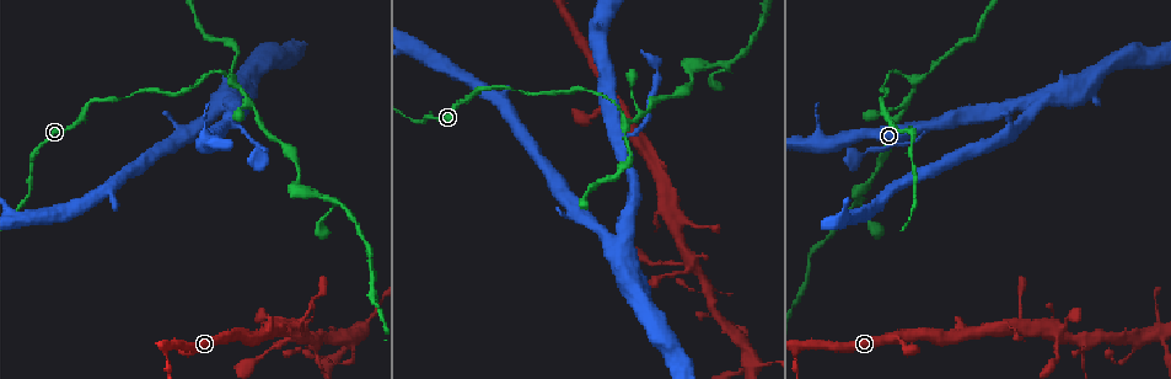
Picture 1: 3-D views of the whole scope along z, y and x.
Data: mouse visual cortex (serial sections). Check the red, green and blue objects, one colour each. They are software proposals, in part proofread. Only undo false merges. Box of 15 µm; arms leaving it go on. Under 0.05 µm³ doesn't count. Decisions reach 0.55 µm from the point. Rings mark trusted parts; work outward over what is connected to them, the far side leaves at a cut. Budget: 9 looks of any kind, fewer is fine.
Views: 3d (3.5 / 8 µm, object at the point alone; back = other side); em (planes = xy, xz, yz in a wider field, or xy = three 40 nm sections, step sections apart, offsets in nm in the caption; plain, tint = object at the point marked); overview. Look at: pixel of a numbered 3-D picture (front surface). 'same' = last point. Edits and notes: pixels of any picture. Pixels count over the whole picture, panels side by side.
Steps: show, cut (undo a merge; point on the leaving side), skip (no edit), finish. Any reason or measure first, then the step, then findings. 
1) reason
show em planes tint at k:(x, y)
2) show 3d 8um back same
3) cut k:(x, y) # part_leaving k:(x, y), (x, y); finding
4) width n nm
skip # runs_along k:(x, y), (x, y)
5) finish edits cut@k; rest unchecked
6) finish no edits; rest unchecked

three arms meet
show 3d 3.5um at 1:(643, 115)

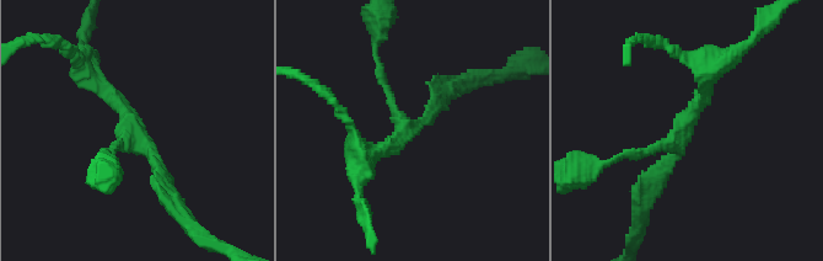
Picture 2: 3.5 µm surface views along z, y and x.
arms 3; arm_widths 100, 200, 200 nm; need the tissue
show em xy step 2 tint at 2:(406, 126)

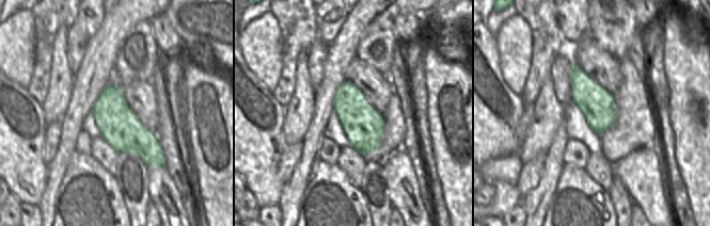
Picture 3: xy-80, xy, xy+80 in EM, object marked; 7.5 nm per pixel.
another direction
show em planes tint same

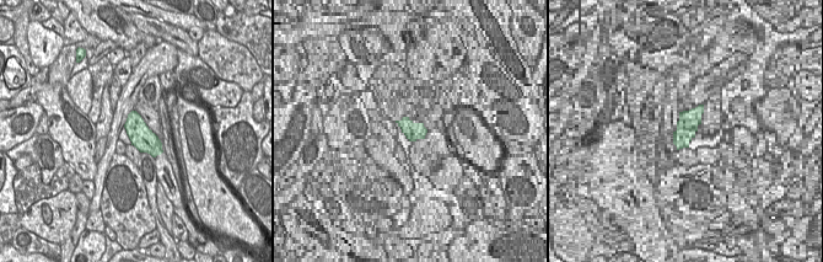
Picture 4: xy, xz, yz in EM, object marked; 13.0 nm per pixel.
skip # runs_along 2:(80, 68), (122, 106), (166, 190); continuous, no second cell

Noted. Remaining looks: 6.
abrupt turn
show 3d 3.5um back at 1:(619, 240)

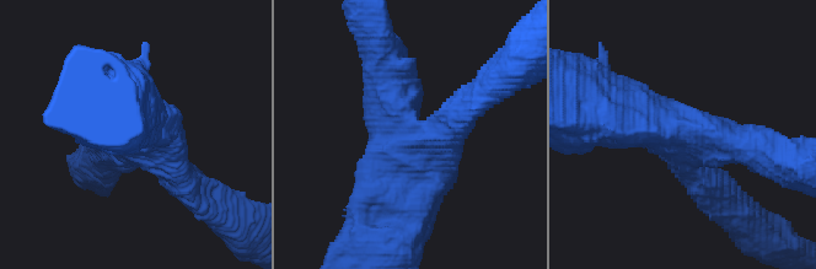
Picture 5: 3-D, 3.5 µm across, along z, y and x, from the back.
arms 3; arm_widths 400, 500, 700 nm
show em xy step 2 tint at 5:(407, 132)

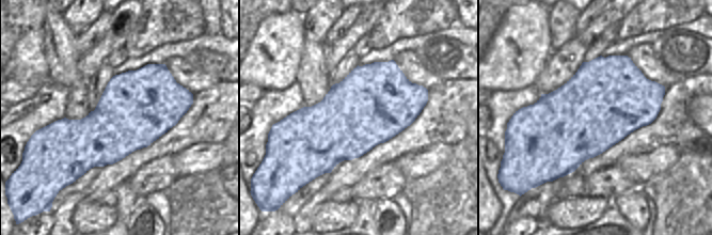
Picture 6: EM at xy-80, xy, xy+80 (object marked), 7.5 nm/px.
skip # one cell here

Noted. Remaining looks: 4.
side arm on a straight run
show 3d 3.5um back at 1:(315, 338)

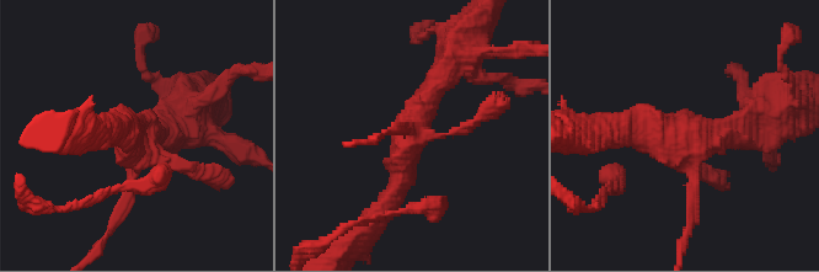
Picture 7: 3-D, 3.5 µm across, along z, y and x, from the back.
show em xy step 5 tint at 7:(417, 129)

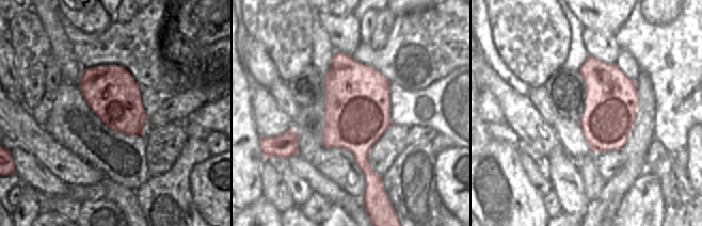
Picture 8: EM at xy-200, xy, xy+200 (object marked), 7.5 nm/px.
skip # runs_along 7:(456, 58), (407, 137), (389, 200); all the same cell

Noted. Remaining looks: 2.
thick turns thin
show 3d 3.5um at 1:(307, 315)

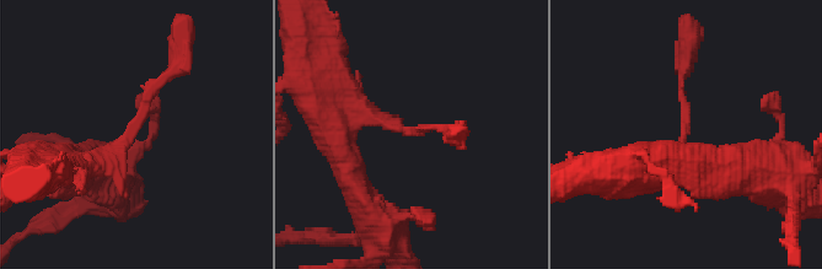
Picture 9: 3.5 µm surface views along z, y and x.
show em xy step 5 tint at 9:(130, 135)

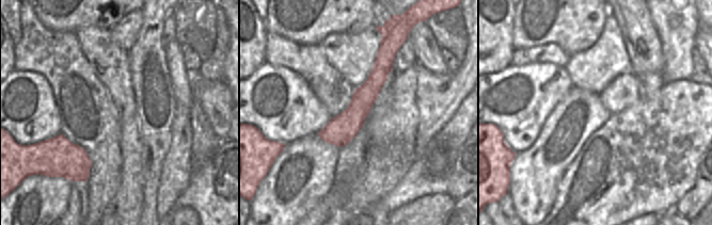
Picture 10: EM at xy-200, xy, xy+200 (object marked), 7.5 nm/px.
skip # runs_along 10:(383, 45), (373, 86), (328, 140); one cell here

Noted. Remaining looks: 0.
finish no edits; rest unchecked

